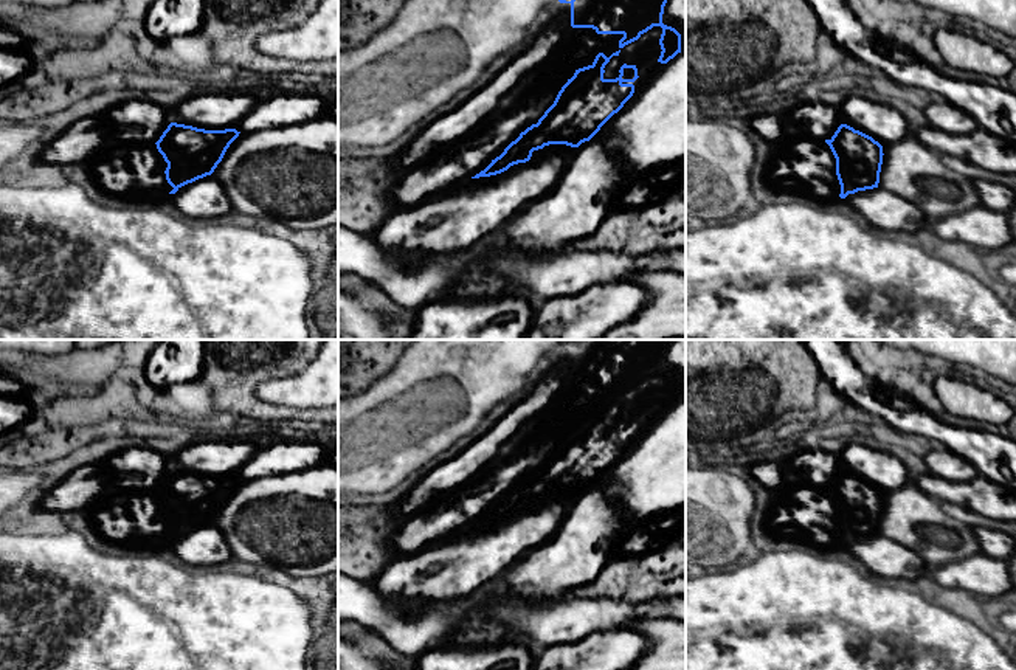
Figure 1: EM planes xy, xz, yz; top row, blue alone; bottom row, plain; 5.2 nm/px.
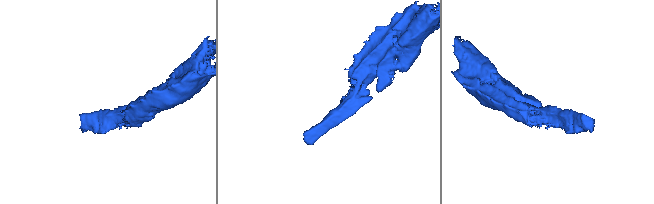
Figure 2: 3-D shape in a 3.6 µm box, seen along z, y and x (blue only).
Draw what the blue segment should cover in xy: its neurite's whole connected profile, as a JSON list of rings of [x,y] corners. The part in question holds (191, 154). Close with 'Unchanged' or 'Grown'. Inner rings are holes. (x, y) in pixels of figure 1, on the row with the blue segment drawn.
[[[171,123],[155,143],[168,163],[164,174],[174,188],[169,194],[211,175],[239,133],[236,129],[205,130]]]. Unchanged

